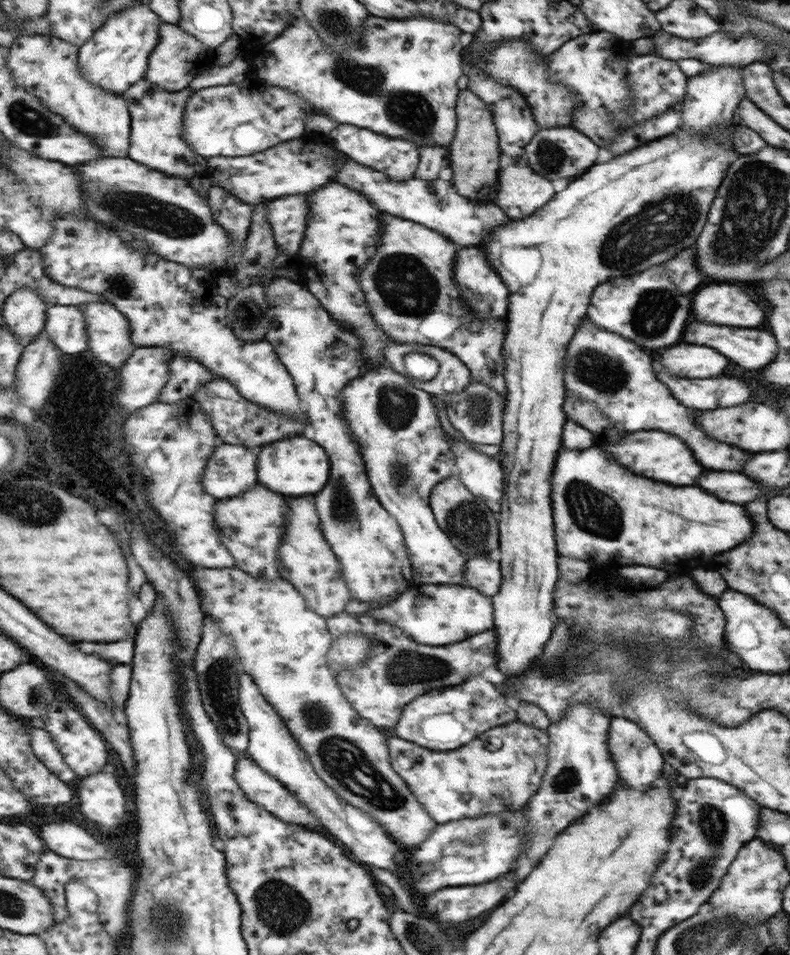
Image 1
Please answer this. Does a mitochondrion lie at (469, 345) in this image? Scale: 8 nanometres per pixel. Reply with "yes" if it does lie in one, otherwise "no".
no

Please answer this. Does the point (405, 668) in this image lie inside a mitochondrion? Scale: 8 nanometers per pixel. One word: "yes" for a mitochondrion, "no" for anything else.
yes

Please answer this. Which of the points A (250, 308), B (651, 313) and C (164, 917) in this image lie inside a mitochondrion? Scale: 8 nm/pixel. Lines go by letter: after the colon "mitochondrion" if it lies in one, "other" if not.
A: mitochondrion
B: mitochondrion
C: mitochondrion

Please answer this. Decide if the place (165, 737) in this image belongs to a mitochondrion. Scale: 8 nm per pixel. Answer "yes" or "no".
no

